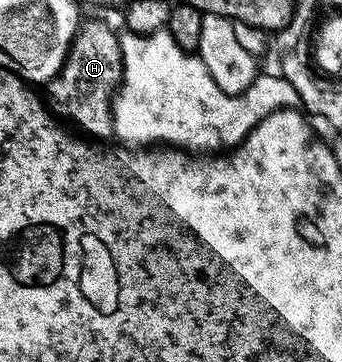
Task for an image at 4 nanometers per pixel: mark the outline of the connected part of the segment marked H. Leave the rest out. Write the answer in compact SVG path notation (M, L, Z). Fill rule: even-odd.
M85 19L76 31L76 37L72 39L62 70L46 85L46 103L53 116L67 122L85 137L95 138L100 142L107 141L104 139L113 135L112 97L120 87L123 72L117 29L112 29L100 20Z

